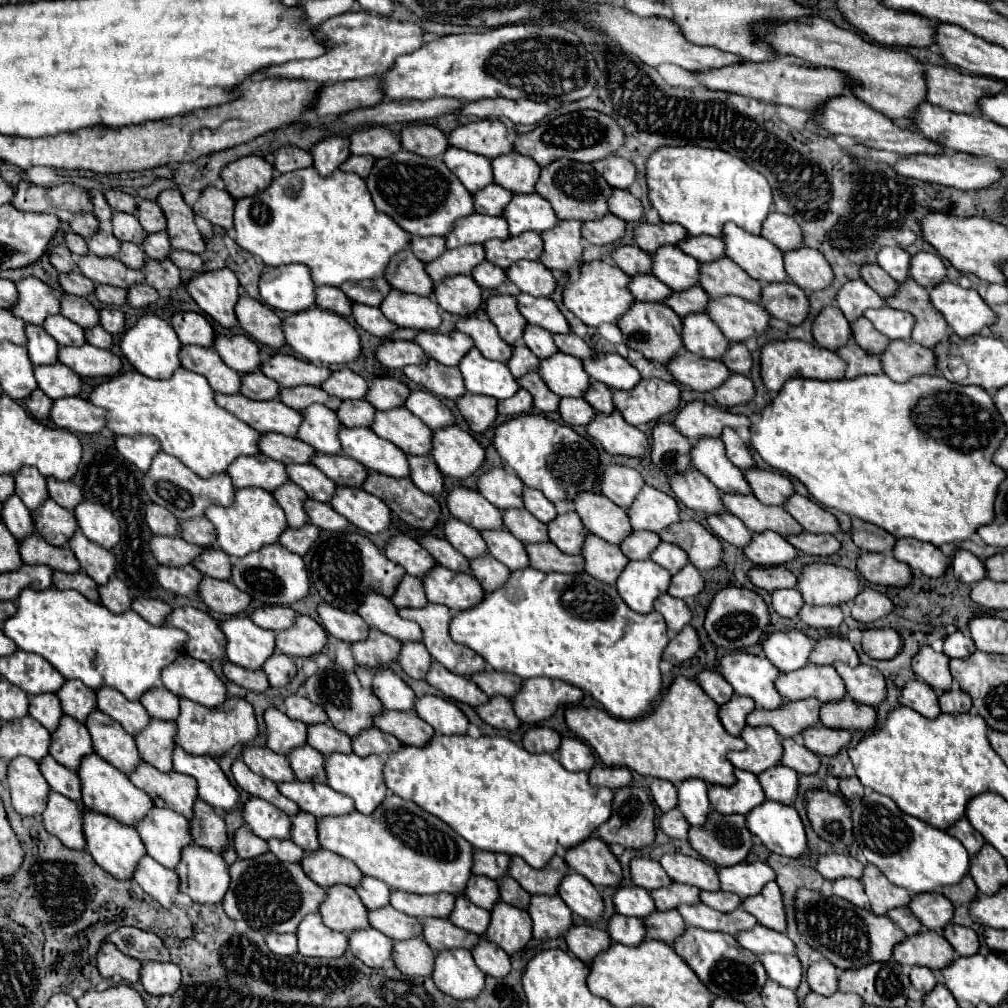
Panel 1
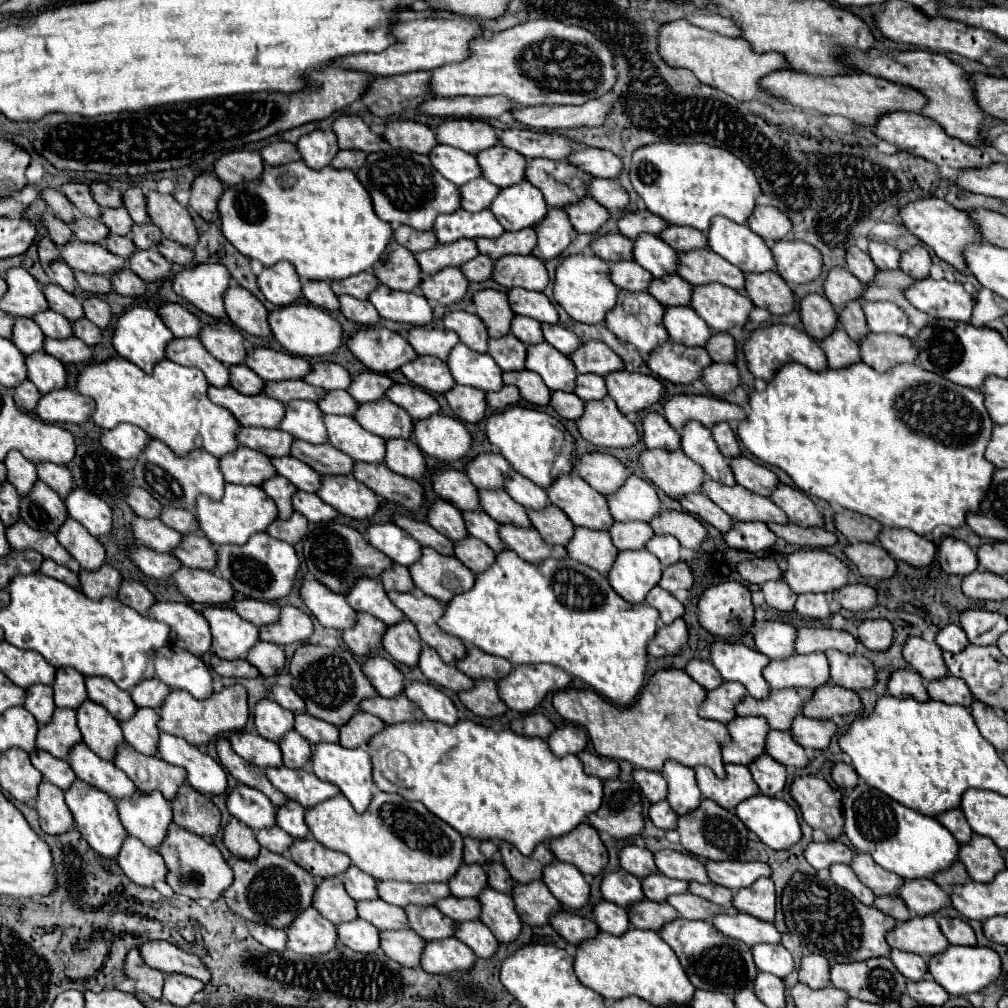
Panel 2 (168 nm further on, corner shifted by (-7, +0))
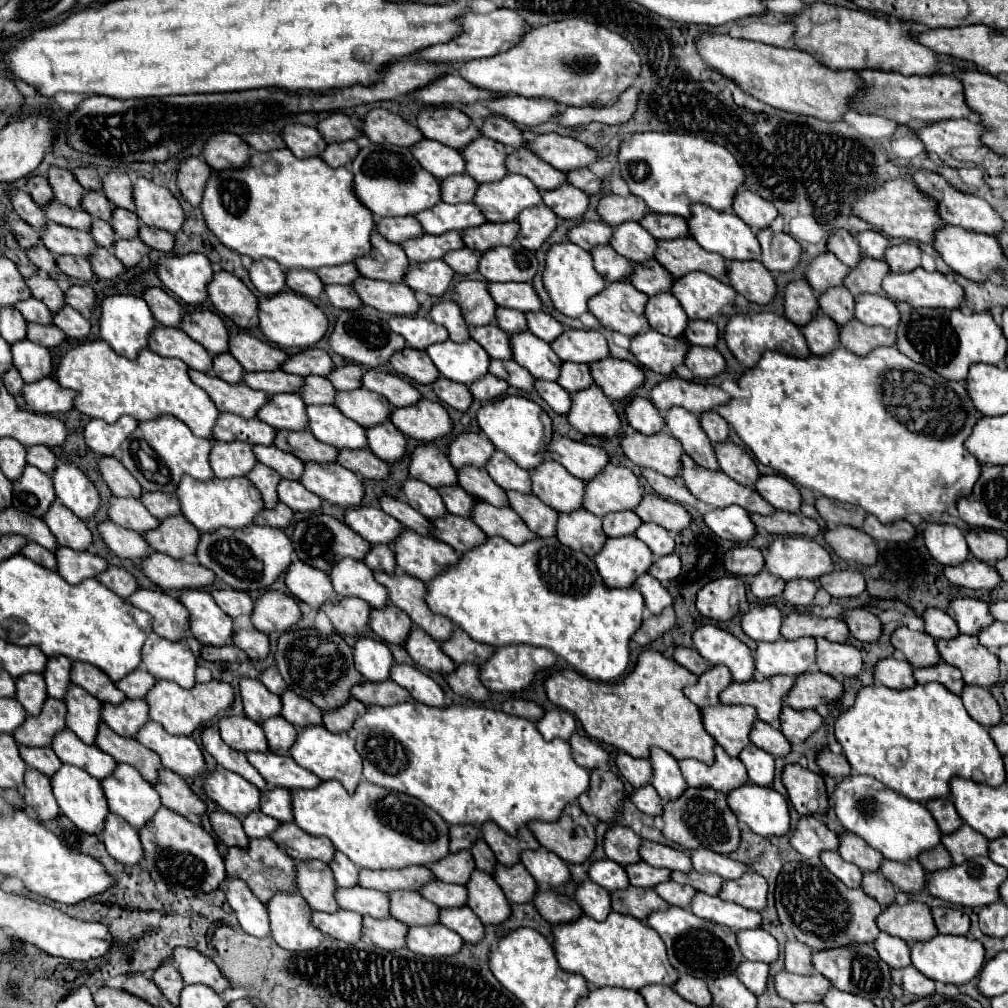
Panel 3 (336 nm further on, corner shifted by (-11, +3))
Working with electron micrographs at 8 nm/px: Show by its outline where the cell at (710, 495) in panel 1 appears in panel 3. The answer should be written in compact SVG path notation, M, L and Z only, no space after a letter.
M666 431L656 435L630 433L622 437L622 449L632 463L644 469L654 469L672 479L680 477L684 449Z

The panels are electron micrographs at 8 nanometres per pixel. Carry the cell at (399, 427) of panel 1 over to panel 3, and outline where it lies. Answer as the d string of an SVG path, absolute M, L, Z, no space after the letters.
M356 389L356 391L340 391L336 395L334 403L346 417L360 423L362 427L380 425L384 421L390 421L392 405L388 405L386 397L380 397L368 389Z

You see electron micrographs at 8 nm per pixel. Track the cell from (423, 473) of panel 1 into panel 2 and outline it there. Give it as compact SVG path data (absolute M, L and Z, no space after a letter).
M404 438L386 440L384 464L392 472L408 476L408 478L420 478L426 474L424 454L420 452L414 440L404 440Z

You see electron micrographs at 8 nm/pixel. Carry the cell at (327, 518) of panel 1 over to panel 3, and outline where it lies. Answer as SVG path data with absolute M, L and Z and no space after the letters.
M282 479L278 485L278 497L282 503L286 503L294 511L312 513L322 507L322 499L316 497L314 493L310 493L304 485L300 485L300 481Z

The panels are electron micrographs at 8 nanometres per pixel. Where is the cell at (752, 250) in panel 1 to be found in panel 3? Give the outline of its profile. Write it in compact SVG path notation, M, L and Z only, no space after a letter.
M692 205L692 217L688 219L688 225L690 225L690 235L706 251L718 253L728 261L760 259L760 243L758 243L756 233L750 229L750 225L740 221L740 217L736 217L734 213L716 211L716 209L710 209L708 205Z

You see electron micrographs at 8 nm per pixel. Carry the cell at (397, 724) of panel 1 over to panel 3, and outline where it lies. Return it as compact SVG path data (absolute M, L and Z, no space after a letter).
M382 681L382 683L362 683L352 687L352 697L356 697L358 701L362 701L364 705L380 705L380 707L392 707L392 705L400 705L402 701L410 701L412 695L402 689L400 685L396 685L394 681Z

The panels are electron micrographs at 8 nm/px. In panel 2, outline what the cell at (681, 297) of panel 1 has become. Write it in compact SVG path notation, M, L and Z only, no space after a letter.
M668 274L662 278L654 278L648 286L648 294L652 294L662 306L688 306L692 286L676 274Z

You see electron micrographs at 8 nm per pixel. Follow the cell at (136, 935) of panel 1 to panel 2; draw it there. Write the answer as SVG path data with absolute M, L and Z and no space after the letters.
M162 940L146 942L138 950L142 952L148 966L152 966L164 974L184 974L184 976L198 978L204 984L210 982L210 970L204 966L204 962L198 956L194 956L170 942L162 942Z

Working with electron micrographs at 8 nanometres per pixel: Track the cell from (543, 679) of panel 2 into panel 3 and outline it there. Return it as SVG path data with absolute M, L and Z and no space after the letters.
M532 645L500 647L492 655L492 661L480 667L482 683L496 693L522 693L532 685L538 671L550 669L556 663L556 655L548 649Z

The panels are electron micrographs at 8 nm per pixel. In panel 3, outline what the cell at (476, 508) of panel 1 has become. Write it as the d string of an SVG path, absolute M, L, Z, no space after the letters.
M420 445L410 457L410 475L430 487L456 487L458 471L436 445Z

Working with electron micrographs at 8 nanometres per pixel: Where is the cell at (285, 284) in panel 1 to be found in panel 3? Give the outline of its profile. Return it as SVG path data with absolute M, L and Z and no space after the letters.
M258 259L248 271L254 287L264 295L276 295L286 289L286 271L272 259Z

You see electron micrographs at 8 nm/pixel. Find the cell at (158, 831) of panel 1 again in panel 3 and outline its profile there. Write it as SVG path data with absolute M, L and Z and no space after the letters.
M118 765L114 775L102 781L102 787L108 799L108 809L124 817L134 829L142 829L142 825L152 821L162 807L160 795L152 789L152 783L144 781L132 765Z

